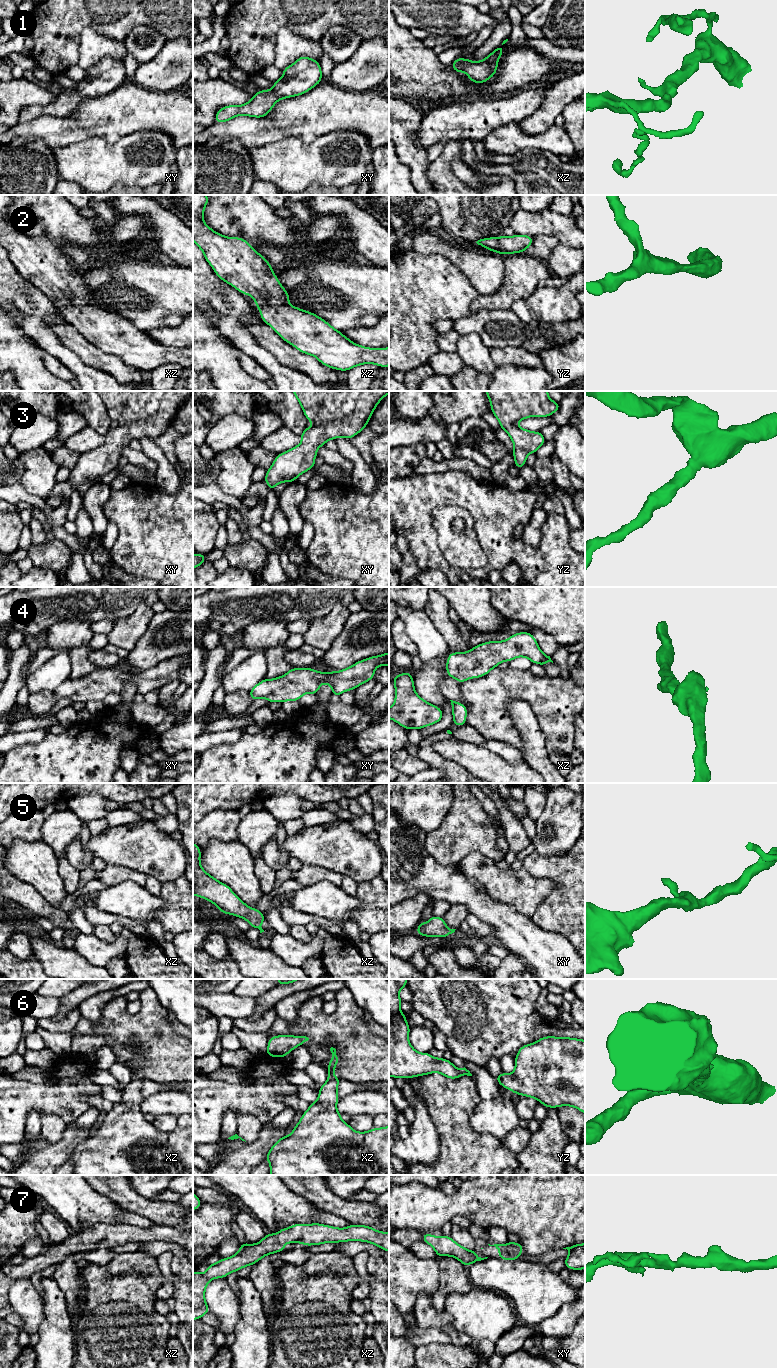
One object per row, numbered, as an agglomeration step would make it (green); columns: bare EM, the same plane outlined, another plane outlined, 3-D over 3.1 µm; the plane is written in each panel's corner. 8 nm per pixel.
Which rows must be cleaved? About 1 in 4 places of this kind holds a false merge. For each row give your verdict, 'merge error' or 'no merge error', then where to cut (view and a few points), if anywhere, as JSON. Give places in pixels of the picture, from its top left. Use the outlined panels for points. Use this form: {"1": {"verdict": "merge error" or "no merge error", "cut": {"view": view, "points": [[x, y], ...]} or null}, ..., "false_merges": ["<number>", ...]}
{"1": {"verdict": "no merge error", "cut": null}, "2": {"verdict": "no merge error", "cut": null}, "3": {"verdict": "no merge error", "cut": null}, "4": {"verdict": "no merge error", "cut": null}, "5": {"verdict": "no merge error", "cut": null}, "6": {"verdict": "no merge error", "cut": null}, "7": {"verdict": "no merge error", "cut": null}, "false_merges": []}

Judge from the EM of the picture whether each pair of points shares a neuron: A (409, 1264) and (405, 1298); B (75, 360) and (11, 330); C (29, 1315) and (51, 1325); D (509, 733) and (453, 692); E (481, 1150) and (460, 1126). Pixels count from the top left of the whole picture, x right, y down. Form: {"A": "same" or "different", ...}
{"A": "same", "B": "different", "C": "different", "D": "different", "E": "same"}

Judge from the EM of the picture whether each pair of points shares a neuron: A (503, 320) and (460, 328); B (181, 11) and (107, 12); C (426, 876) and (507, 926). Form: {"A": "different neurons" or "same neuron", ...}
{"A": "same neuron", "B": "same neuron", "C": "same neuron"}

